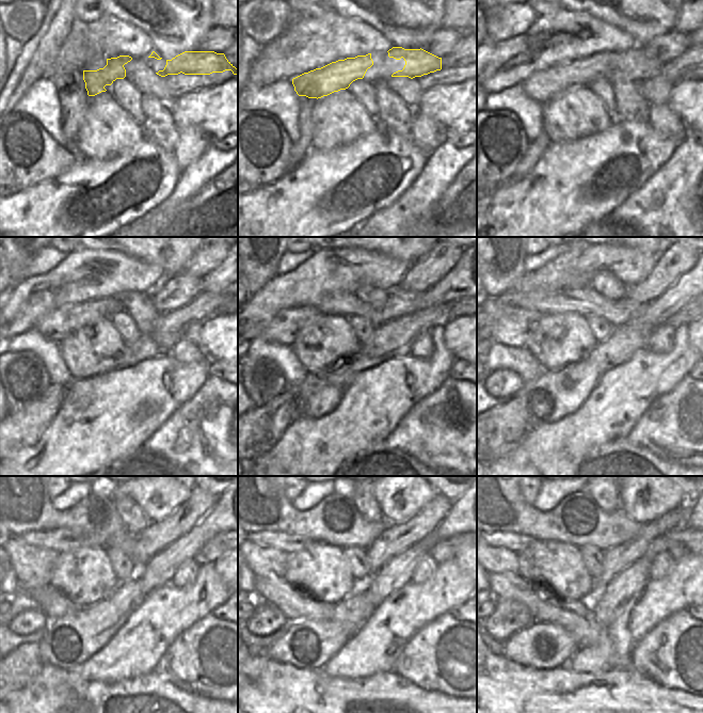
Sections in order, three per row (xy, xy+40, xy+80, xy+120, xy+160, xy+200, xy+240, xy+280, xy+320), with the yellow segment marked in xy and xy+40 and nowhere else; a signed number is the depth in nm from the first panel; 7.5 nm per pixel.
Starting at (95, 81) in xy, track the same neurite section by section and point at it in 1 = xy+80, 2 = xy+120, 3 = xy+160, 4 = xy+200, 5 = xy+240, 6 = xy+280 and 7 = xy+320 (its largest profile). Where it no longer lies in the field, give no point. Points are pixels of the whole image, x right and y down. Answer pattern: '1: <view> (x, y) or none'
1: xy+80 (542, 85)
2: xy+120 (57, 326)
3: xy+160 (284, 328)
4: xy+200 (511, 327)
5: xy+240 (33, 566)
6: xy+280 (262, 560)
7: xy+320 (498, 559)

